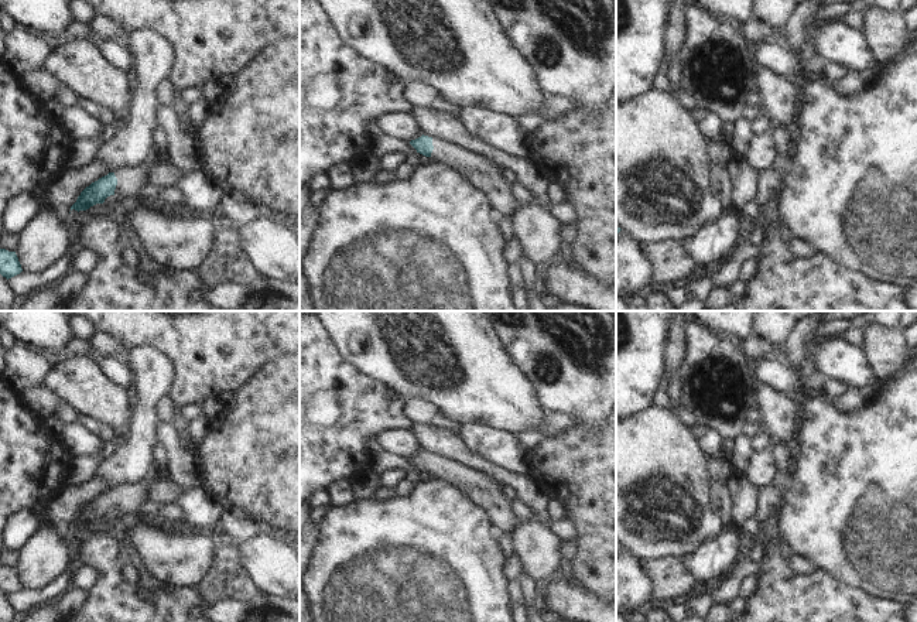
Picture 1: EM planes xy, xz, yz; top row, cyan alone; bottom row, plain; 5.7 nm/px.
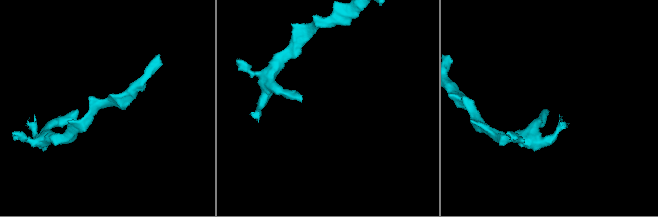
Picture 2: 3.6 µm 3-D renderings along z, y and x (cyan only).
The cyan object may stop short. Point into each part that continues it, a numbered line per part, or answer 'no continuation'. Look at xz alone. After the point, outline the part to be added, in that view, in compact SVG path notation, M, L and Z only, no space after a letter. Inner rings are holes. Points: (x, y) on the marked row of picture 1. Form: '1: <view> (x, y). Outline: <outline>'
1: xz (486, 175). Outline: M432 139L432 146L431 161L459 171L486 195L495 212L510 218L519 208L519 202L510 194L510 184L502 178L502 168L497 164L445 140Z

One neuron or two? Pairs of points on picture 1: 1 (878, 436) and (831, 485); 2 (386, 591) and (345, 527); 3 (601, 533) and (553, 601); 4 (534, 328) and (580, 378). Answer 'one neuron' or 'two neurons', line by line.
1: one neuron
2: one neuron
3: two neurons
4: one neuron

